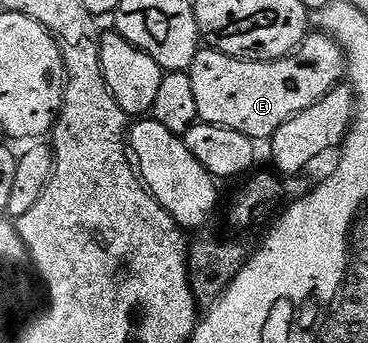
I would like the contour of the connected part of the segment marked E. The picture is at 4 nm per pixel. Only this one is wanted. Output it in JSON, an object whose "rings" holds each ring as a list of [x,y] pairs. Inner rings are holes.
{"rings":[[[307,33],[306,38],[287,58],[271,62],[248,62],[221,54],[218,50],[199,49],[196,60],[189,68],[192,92],[196,92],[196,108],[201,121],[232,128],[255,140],[268,140],[292,116],[312,108],[346,74],[346,56],[341,46],[328,34]]]}

